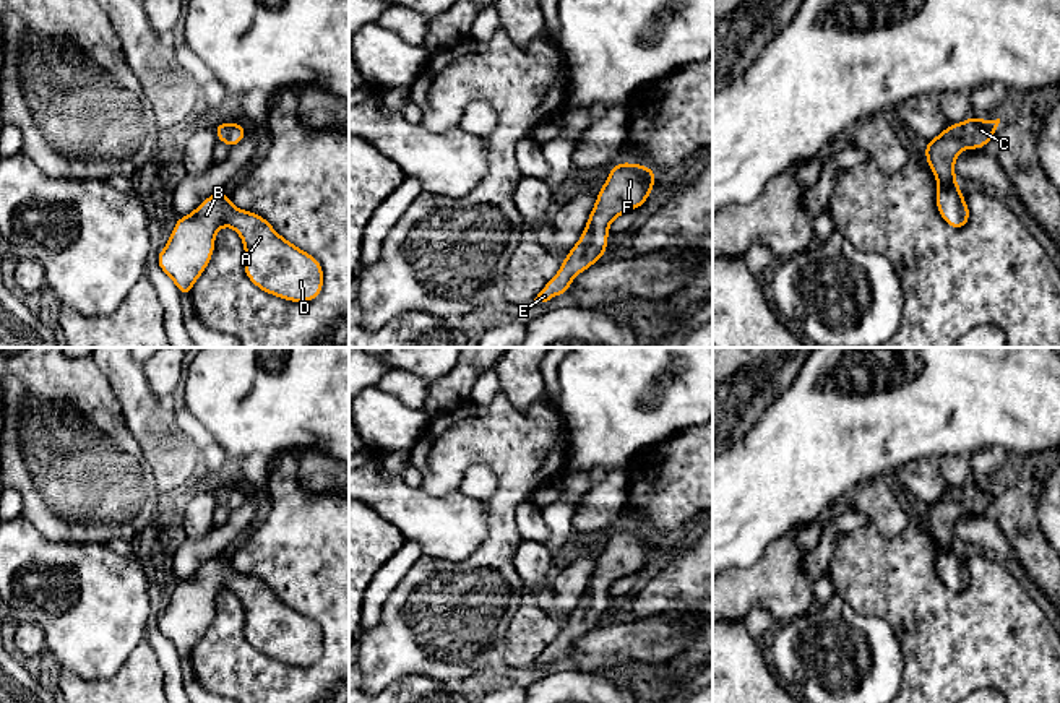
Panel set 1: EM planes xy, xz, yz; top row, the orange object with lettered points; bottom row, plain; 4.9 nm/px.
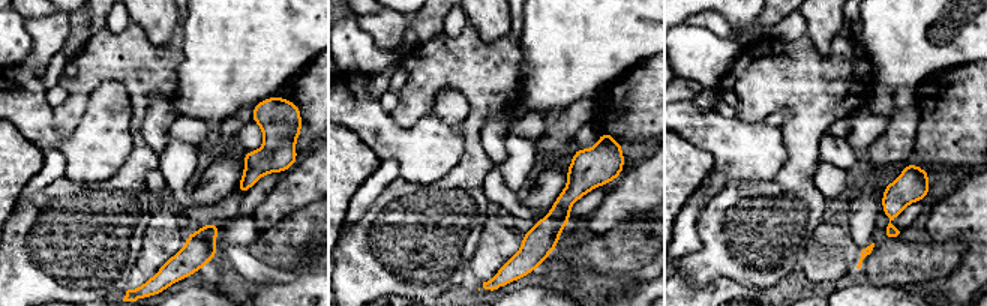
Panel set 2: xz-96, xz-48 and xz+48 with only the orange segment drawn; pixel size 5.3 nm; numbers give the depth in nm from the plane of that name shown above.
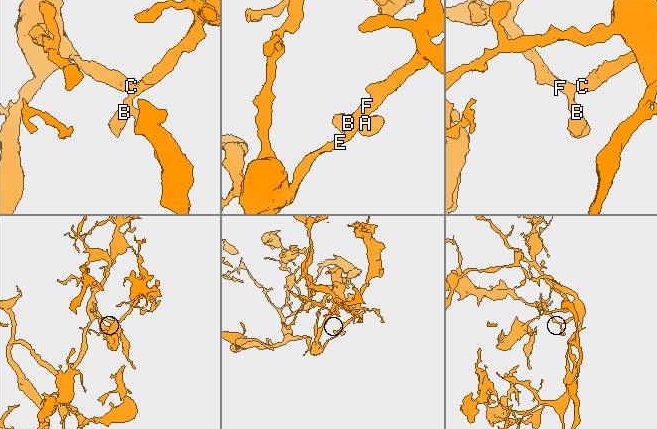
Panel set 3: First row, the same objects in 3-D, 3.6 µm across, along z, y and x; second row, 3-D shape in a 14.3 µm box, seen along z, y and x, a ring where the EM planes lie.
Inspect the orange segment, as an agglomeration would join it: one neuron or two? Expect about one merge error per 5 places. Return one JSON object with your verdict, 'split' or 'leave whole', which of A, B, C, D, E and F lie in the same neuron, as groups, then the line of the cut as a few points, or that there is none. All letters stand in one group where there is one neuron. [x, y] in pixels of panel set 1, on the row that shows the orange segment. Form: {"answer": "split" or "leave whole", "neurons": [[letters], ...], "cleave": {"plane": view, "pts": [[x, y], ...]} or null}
{"answer": "leave whole", "neurons": [["A", "B", "C", "D", "E", "F"]], "cleave": null}

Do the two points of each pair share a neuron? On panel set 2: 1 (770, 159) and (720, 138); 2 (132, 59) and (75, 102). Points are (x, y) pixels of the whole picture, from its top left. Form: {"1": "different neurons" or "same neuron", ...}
{"1": "same neuron", "2": "same neuron"}

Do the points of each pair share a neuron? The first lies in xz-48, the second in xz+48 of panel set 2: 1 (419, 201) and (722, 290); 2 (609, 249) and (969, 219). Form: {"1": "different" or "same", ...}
{"1": "different", "2": "different"}

